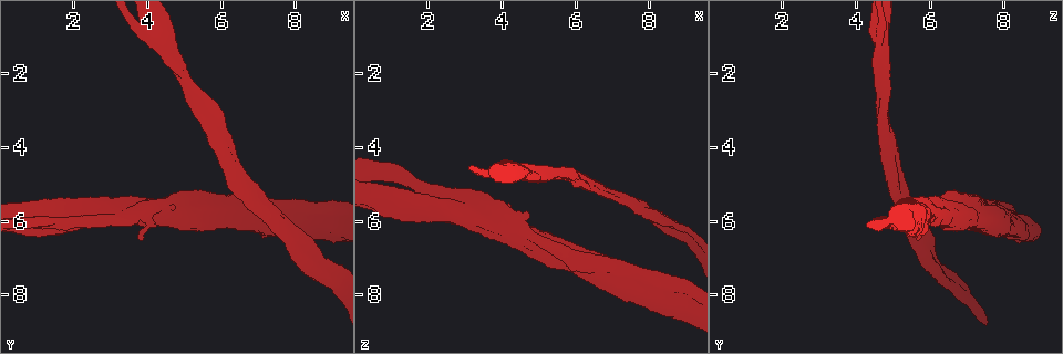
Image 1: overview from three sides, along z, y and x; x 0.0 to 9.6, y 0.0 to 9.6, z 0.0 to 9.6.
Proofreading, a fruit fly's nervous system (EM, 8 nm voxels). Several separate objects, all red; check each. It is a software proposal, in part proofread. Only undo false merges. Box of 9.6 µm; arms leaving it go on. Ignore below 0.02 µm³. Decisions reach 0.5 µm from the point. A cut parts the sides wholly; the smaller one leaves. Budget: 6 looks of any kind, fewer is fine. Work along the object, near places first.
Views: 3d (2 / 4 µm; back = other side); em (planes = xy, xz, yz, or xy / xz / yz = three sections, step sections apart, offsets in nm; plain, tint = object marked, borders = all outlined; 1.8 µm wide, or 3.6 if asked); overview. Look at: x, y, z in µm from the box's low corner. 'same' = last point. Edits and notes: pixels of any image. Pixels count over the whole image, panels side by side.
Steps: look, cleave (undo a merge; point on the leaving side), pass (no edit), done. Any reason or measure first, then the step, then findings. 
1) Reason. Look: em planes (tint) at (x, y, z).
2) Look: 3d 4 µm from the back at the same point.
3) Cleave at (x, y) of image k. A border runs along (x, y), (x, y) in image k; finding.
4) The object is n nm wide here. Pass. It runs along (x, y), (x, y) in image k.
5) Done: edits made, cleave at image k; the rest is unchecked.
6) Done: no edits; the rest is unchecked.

Two arms in line, one across. Look: 3d 4 µm at (7.65, 6.10, 5.50).

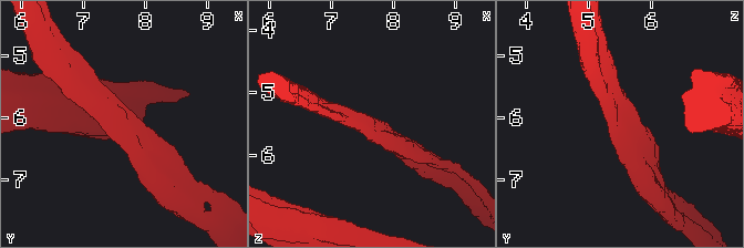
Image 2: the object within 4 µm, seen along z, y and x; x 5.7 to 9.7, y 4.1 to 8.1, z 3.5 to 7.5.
3 arms meet here; the arms are 240, 280, 280 nm wide. Look: em xy step 4 (tint) at (7.60, 6.20, 5.50).

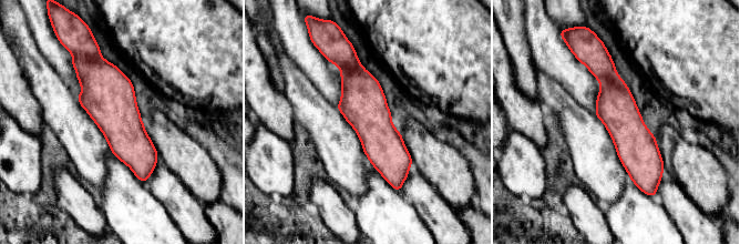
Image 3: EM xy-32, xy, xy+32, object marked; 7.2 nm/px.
Cut it another way. Look: em planes (borders) at the same point.

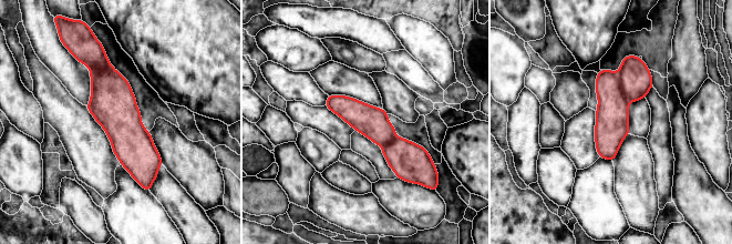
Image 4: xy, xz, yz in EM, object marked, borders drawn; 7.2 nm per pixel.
The object is 220 nm wide here. Cleave at (635, 78) of image 4. A border runs along (617, 73), (620, 90), (628, 100) in image 4; two neurons meet here.

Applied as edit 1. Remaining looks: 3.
Look: overview.

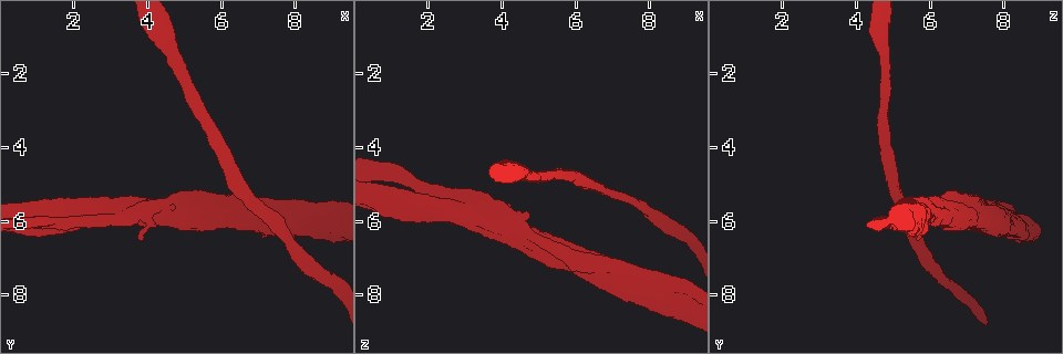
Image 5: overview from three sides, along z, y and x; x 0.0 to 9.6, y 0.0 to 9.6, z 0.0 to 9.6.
Sudden change in width. Look: em 3.6 µm planes (tint) at (8.50, 5.85, 7.75).

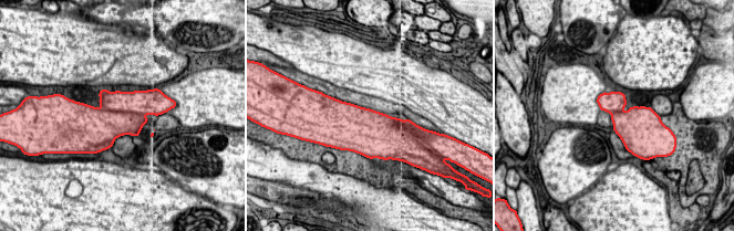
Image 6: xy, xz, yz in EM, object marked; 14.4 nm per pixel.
The object is 420 nm wide here. Cleave at (140, 102) of image 6. A border runs along (115, 111), (133, 112), (141, 115) in image 6; two neurons meet here.

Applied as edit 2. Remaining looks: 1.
Done: edits made, cleave at image 4, cleave at image 6; the rest is unchecked.

